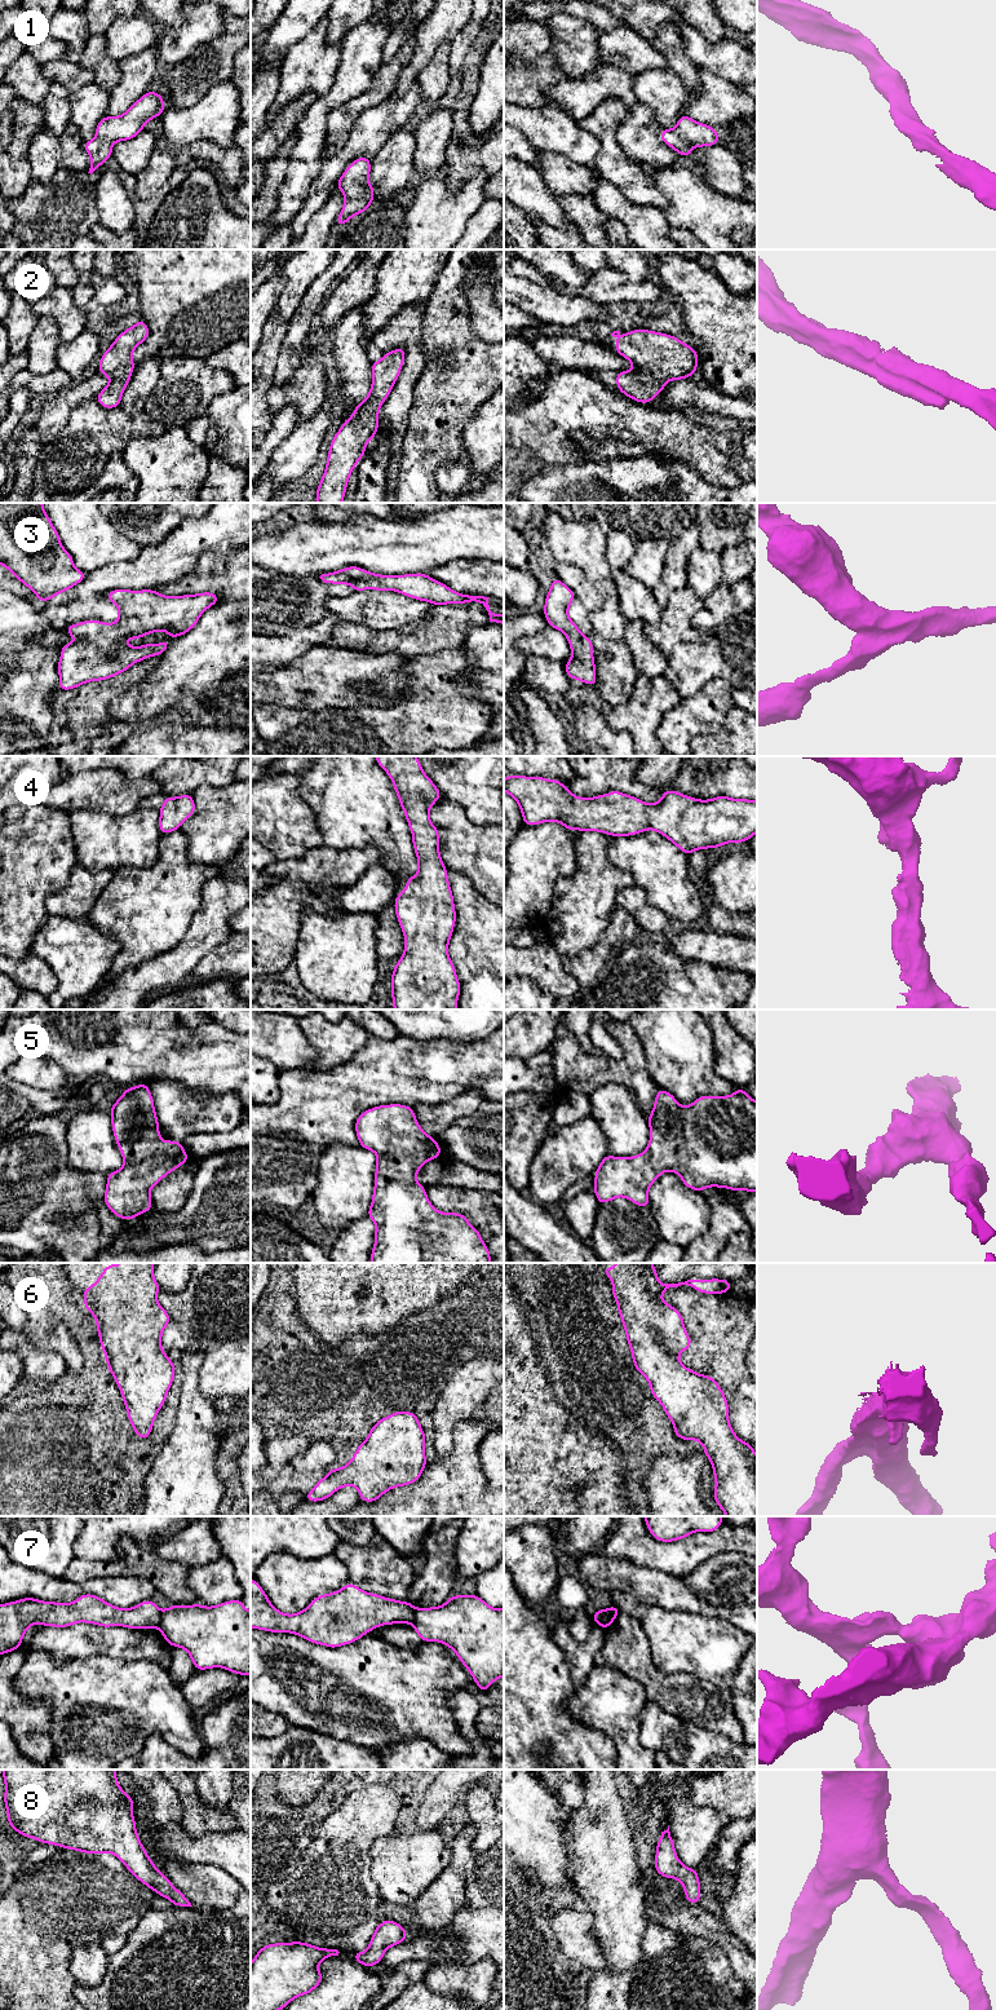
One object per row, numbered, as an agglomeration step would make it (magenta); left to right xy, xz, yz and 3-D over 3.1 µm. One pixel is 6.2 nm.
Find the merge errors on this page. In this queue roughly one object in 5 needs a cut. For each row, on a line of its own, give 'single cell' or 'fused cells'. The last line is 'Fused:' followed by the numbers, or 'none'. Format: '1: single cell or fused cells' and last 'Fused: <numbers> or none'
1: single cell
2: single cell
3: single cell
4: single cell
5: single cell
6: single cell
7: fused cells
8: single cell
Fused: 7

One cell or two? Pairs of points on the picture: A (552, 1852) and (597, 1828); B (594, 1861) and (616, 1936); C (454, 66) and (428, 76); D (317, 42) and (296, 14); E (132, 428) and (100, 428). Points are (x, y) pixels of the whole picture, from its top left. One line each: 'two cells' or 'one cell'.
A: two cells
B: one cell
C: two cells
D: two cells
E: one cell

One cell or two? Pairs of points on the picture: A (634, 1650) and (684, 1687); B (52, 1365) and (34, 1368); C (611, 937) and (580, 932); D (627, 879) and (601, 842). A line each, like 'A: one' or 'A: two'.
A: one
B: one
C: two
D: one

